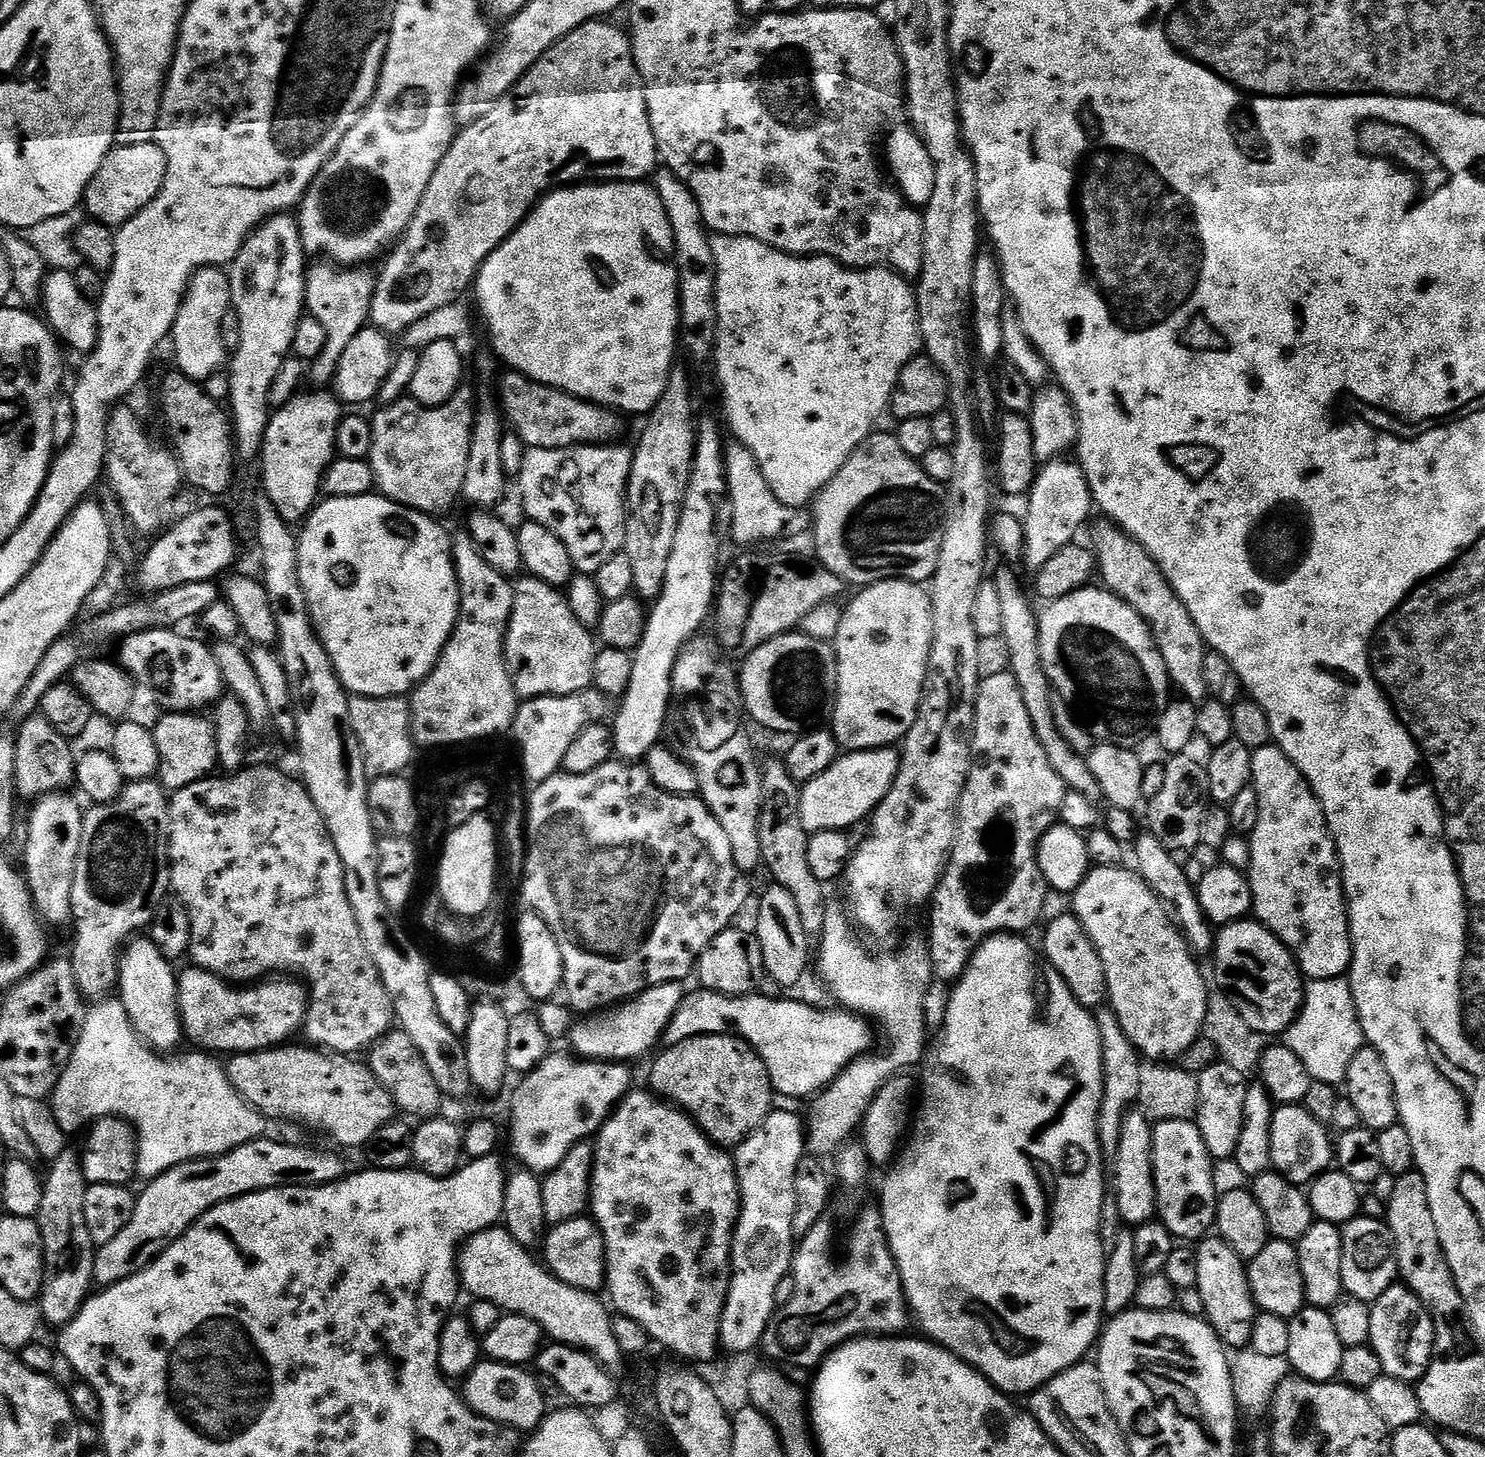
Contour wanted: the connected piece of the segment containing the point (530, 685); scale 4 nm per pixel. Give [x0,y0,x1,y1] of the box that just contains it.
[504,578,598,697]

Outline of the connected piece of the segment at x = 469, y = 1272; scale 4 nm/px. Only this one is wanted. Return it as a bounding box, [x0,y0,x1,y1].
[458,1226,561,1314]

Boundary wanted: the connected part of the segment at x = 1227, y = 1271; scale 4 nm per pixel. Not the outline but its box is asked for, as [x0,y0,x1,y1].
[1194,1238,1258,1349]

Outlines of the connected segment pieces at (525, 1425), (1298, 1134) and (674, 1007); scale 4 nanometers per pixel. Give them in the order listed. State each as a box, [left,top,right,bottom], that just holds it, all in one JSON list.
[[462,1359,546,1434],[1270,1107,1334,1185],[570,982,686,1062]]

